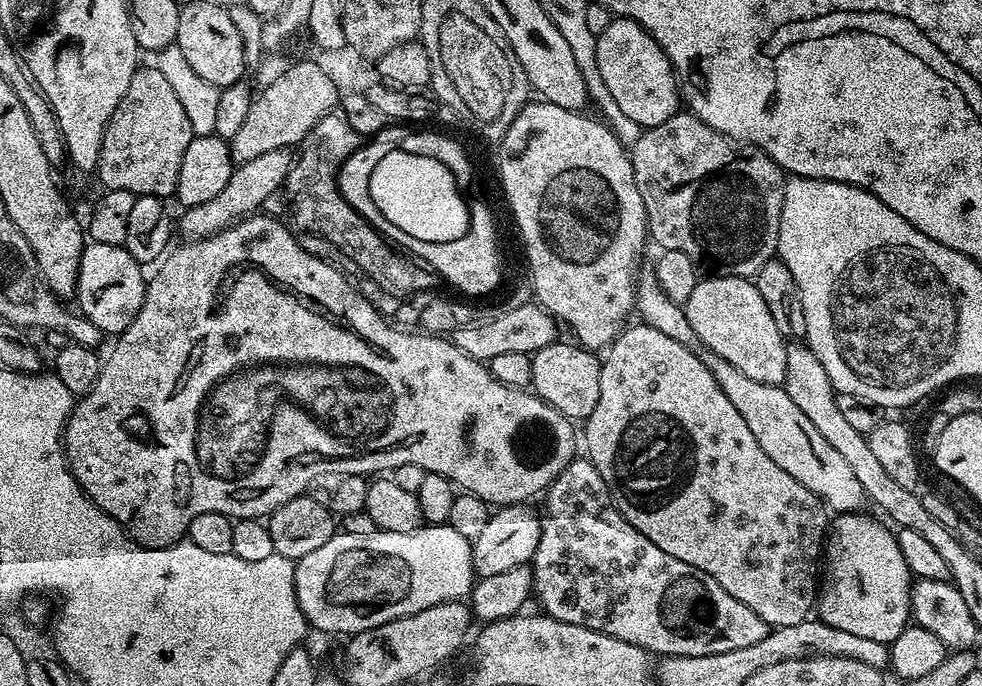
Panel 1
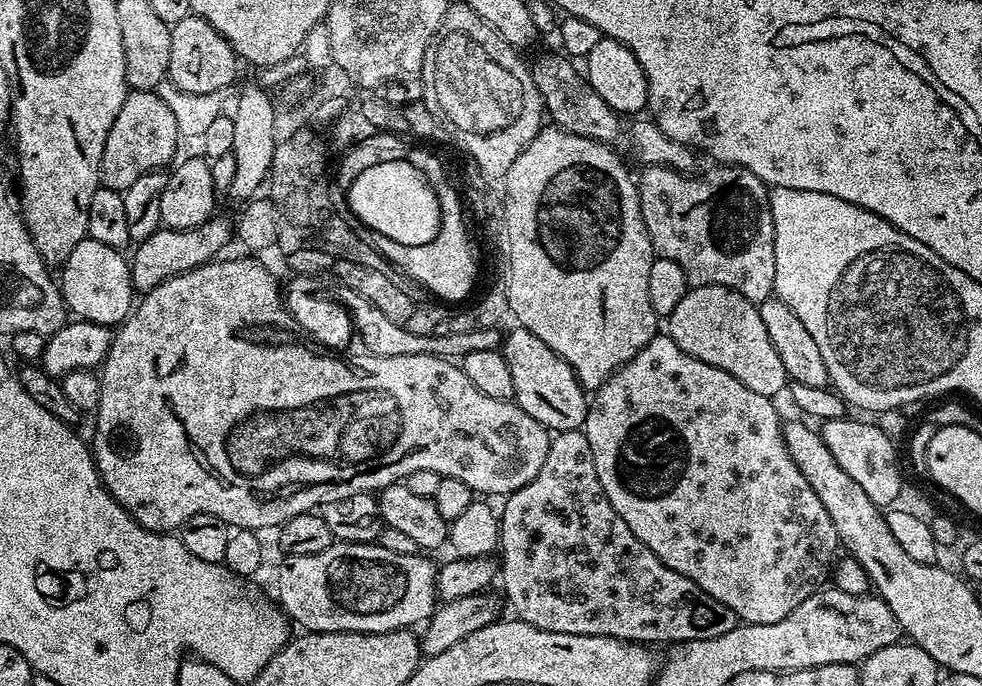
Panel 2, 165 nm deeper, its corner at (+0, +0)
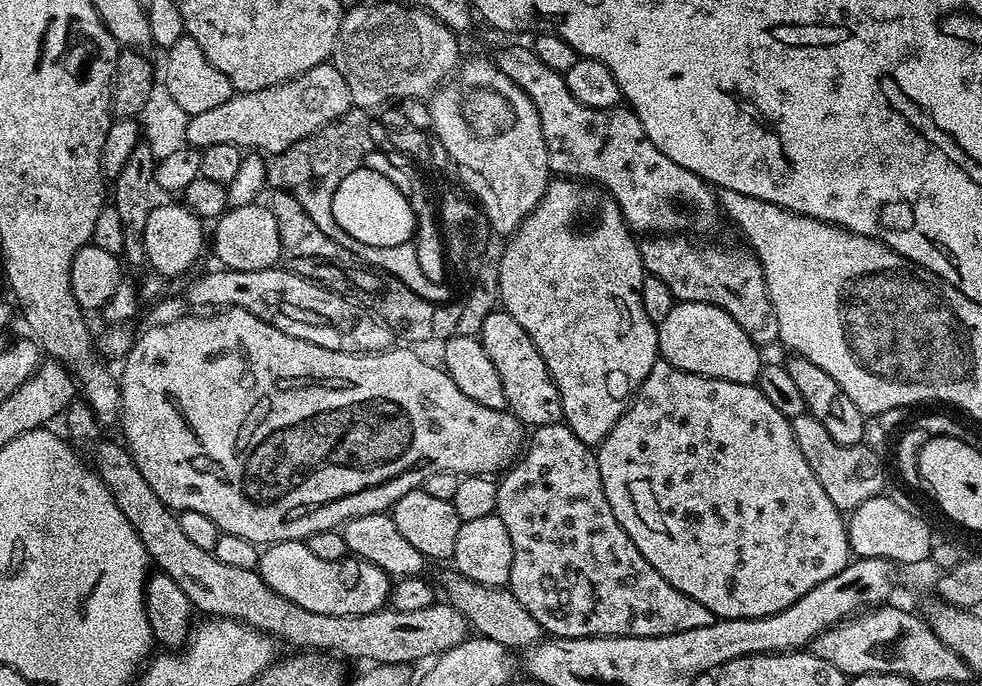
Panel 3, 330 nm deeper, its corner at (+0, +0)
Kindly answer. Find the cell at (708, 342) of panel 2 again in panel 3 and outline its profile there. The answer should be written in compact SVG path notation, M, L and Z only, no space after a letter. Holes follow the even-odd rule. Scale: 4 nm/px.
M706 302L673 303L670 314L666 314L656 333L659 355L663 363L673 368L739 384L756 384L760 379L761 349L745 334L742 326L718 306Z

